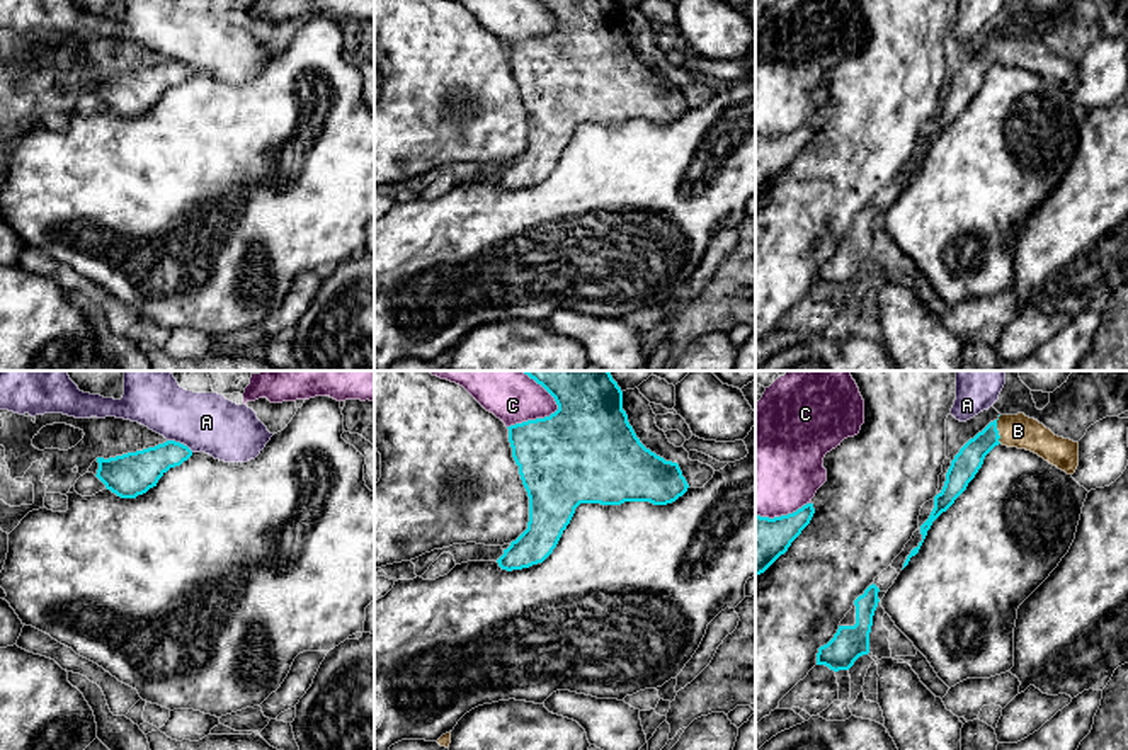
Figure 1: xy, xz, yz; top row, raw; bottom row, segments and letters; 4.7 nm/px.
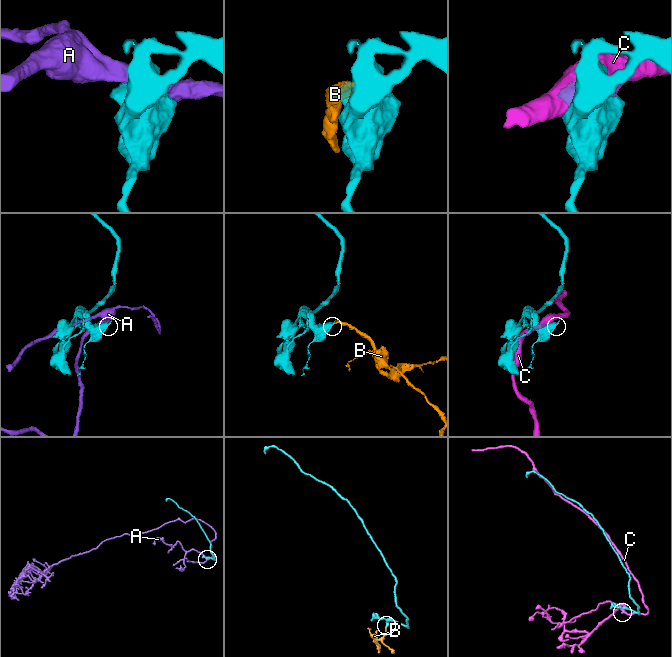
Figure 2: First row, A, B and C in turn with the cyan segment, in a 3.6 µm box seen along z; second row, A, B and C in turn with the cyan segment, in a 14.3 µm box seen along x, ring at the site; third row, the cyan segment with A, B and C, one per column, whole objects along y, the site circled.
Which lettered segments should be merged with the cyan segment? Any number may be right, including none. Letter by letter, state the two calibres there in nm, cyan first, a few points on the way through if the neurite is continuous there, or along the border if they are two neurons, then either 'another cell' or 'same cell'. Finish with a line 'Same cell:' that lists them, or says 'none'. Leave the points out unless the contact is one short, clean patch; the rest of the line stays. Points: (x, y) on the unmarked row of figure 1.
A: 190/280 nm | another cell
B: 130/160 nm | across yz (970, 77), (996, 48), (1018, 50) | same cell
C: 460/200 nm | another cell
Same cell: B

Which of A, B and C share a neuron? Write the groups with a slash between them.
A / B / C

